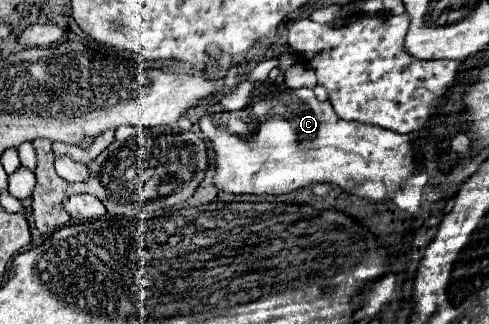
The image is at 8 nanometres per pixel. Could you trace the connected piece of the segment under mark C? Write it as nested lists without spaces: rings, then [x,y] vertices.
[[[242,80],[228,96],[208,108],[200,118],[200,130],[216,152],[214,184],[232,194],[286,194],[308,184],[334,182],[350,194],[380,202],[388,198],[388,192],[404,188],[414,176],[416,160],[408,134],[340,120],[332,110],[332,104],[328,100],[318,102],[308,88],[292,90],[270,82],[252,84],[250,80]]]

